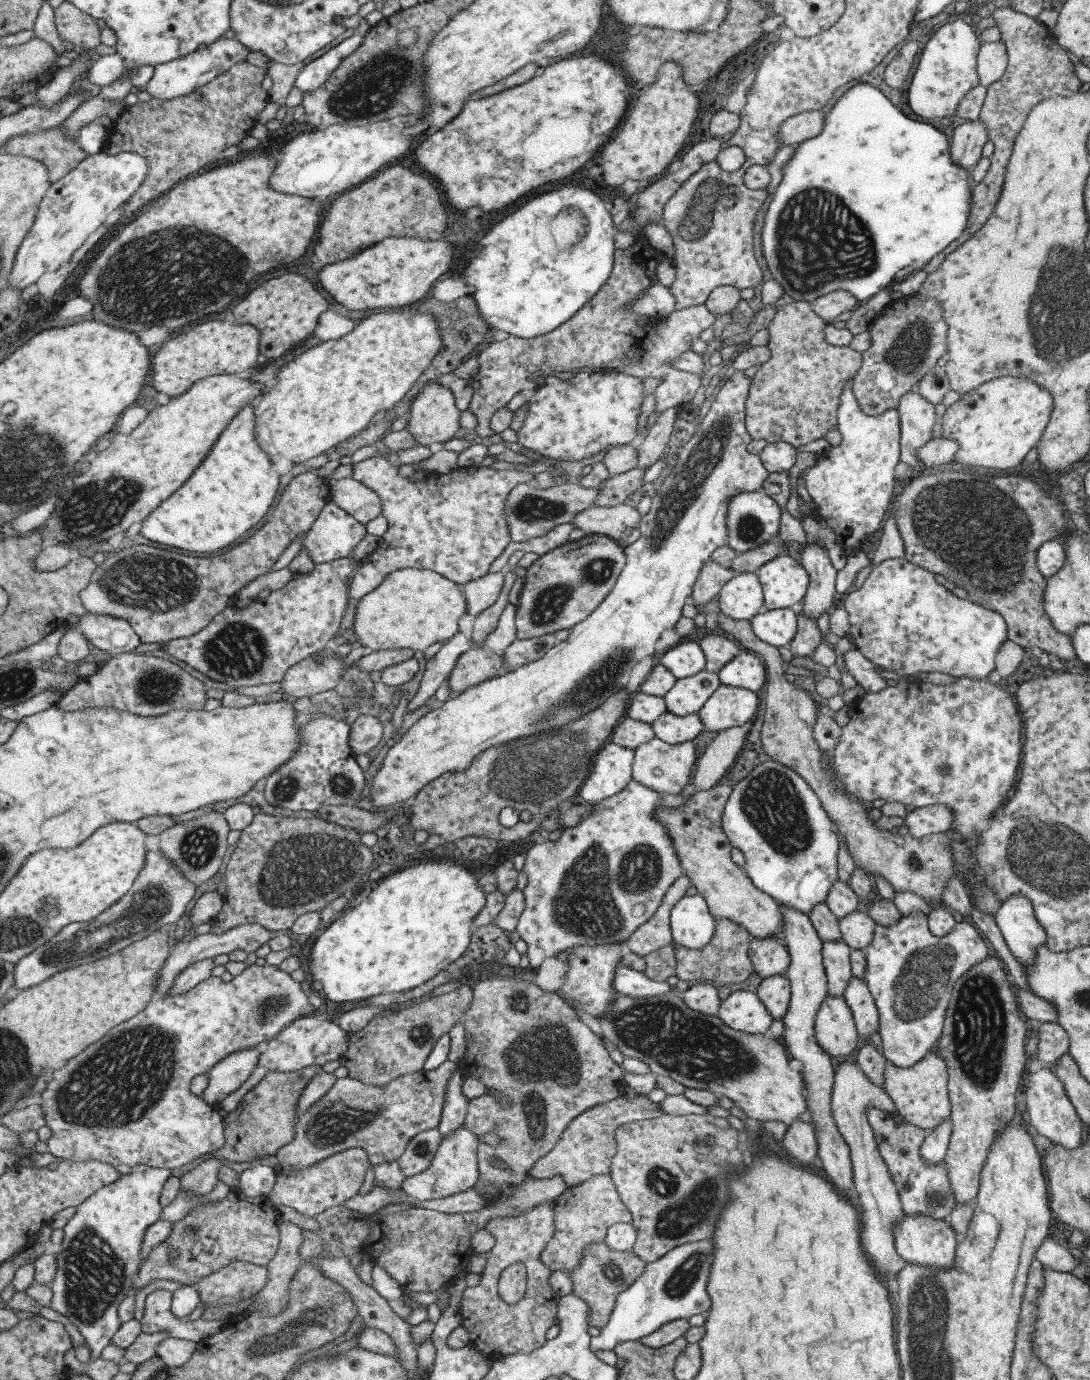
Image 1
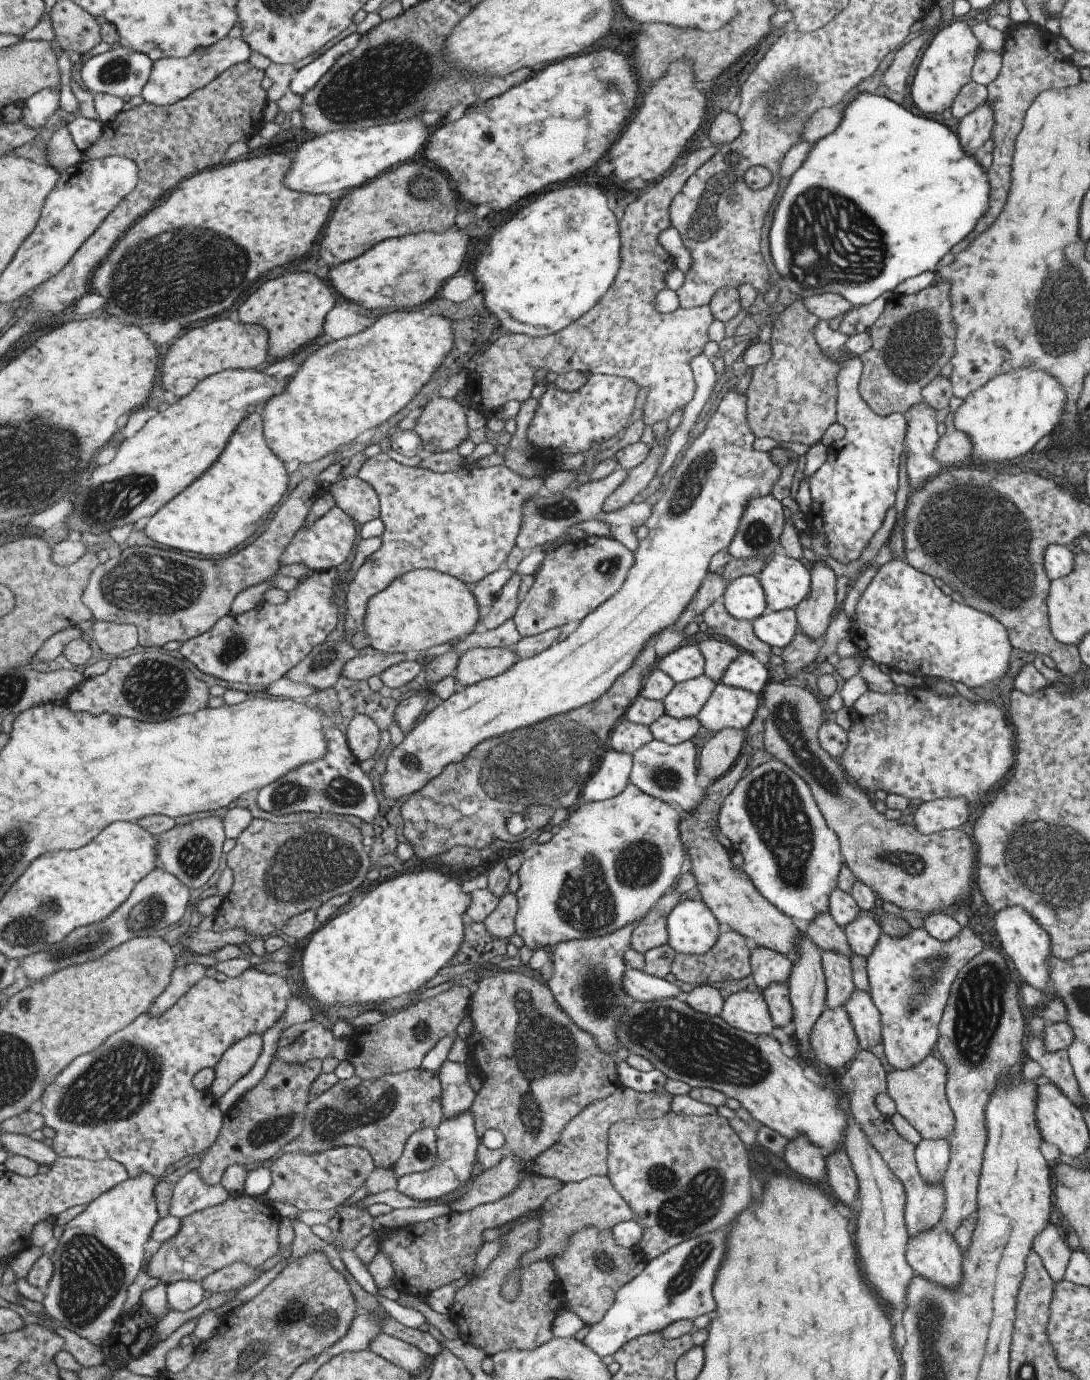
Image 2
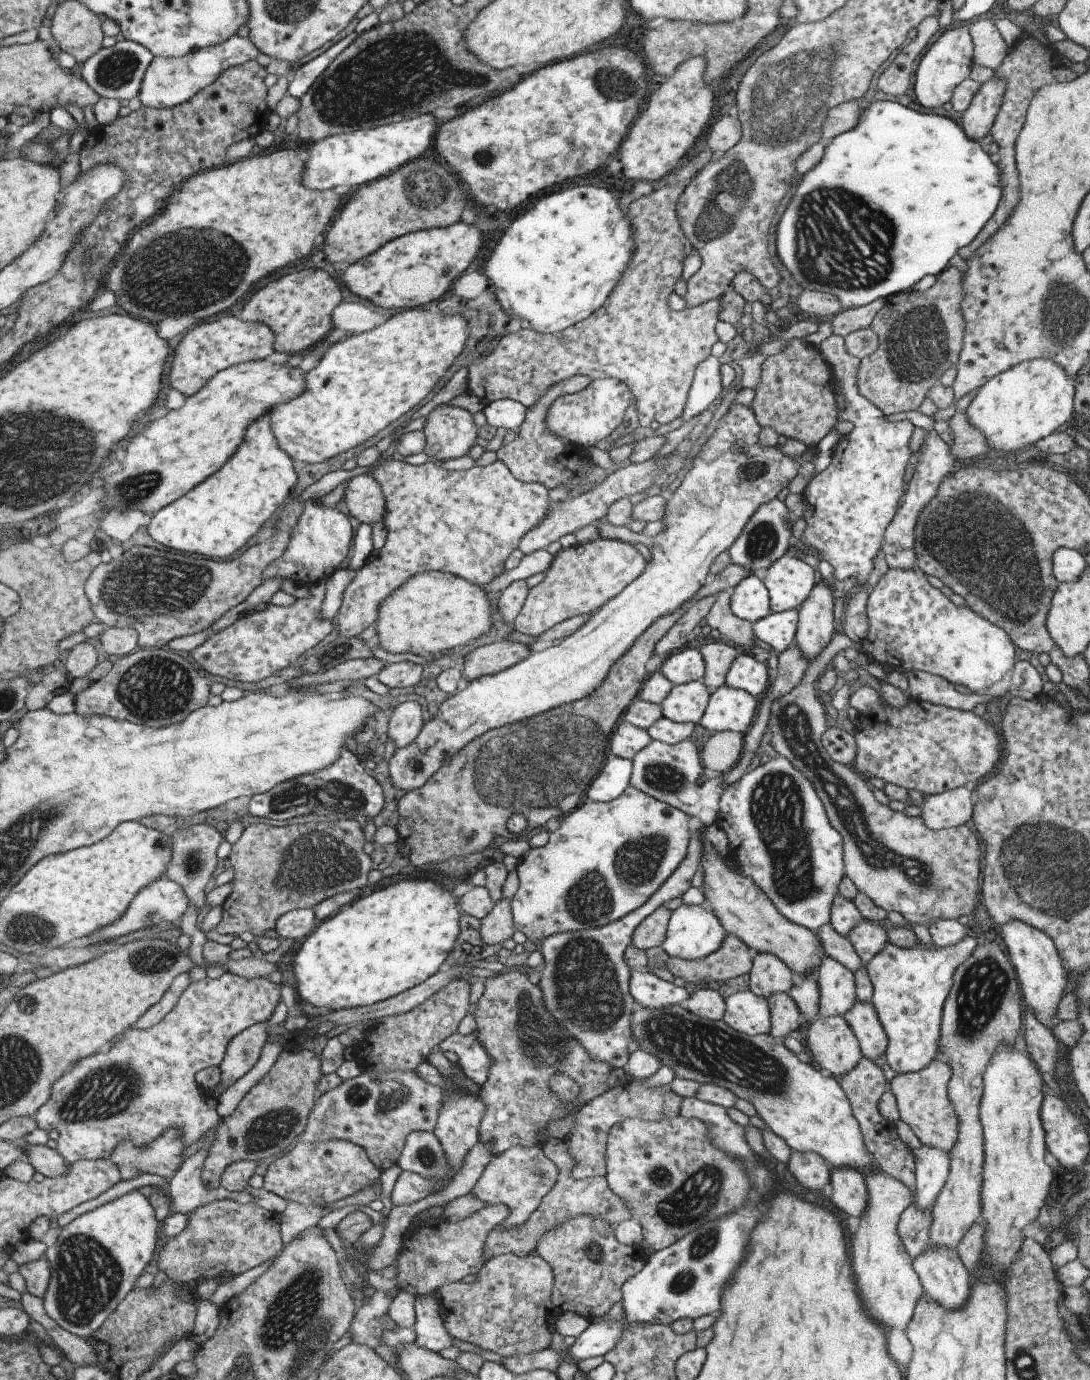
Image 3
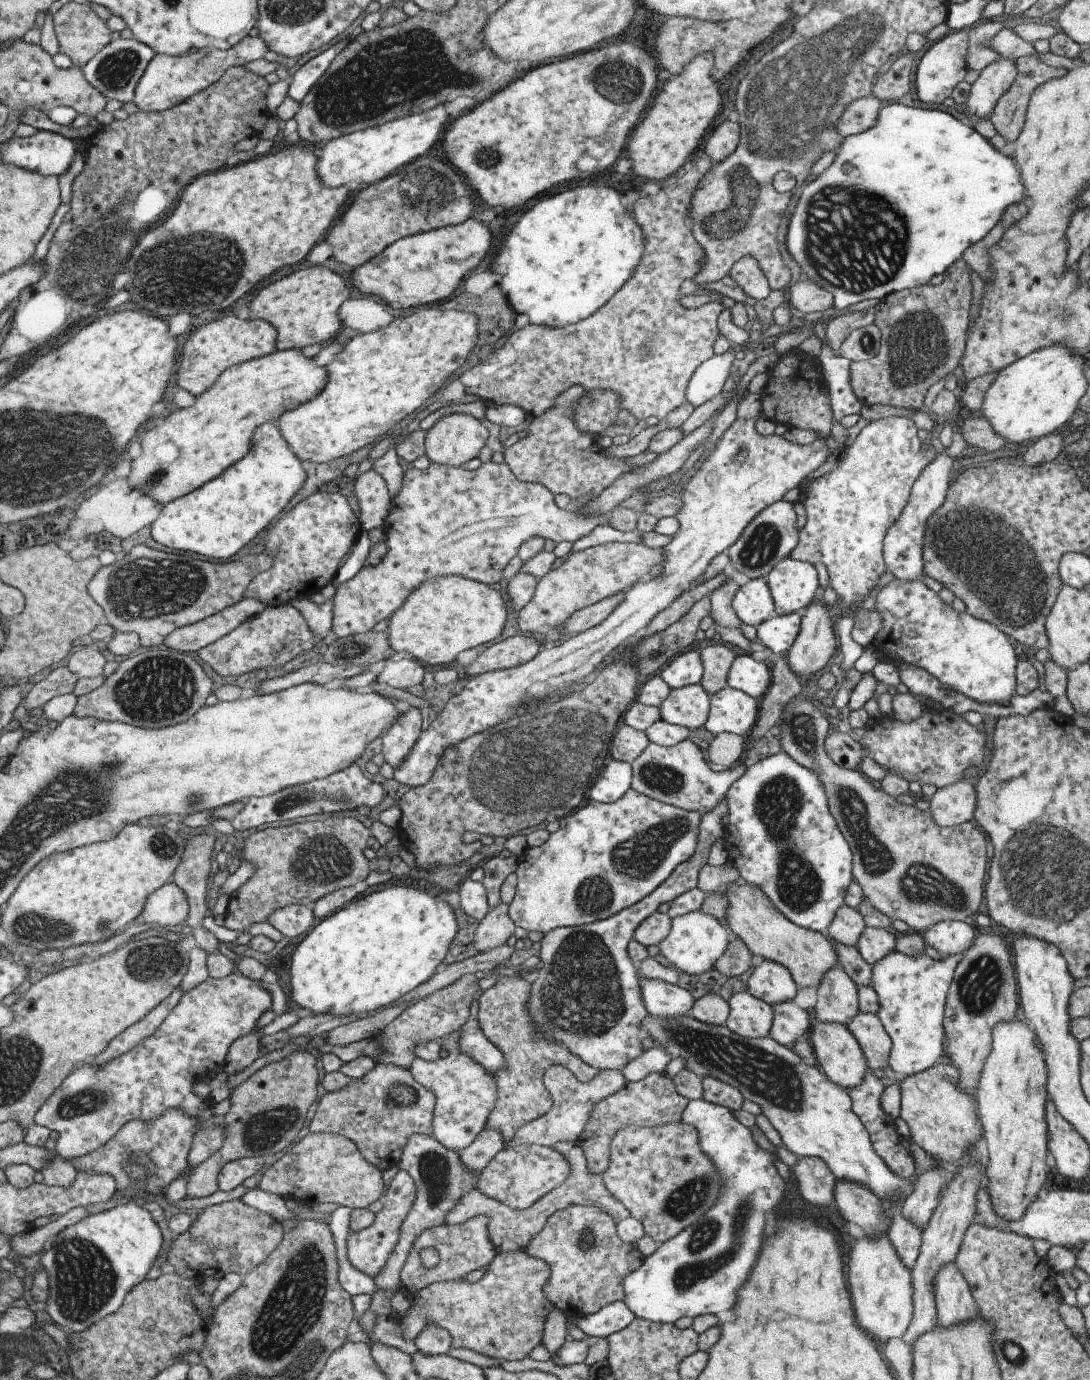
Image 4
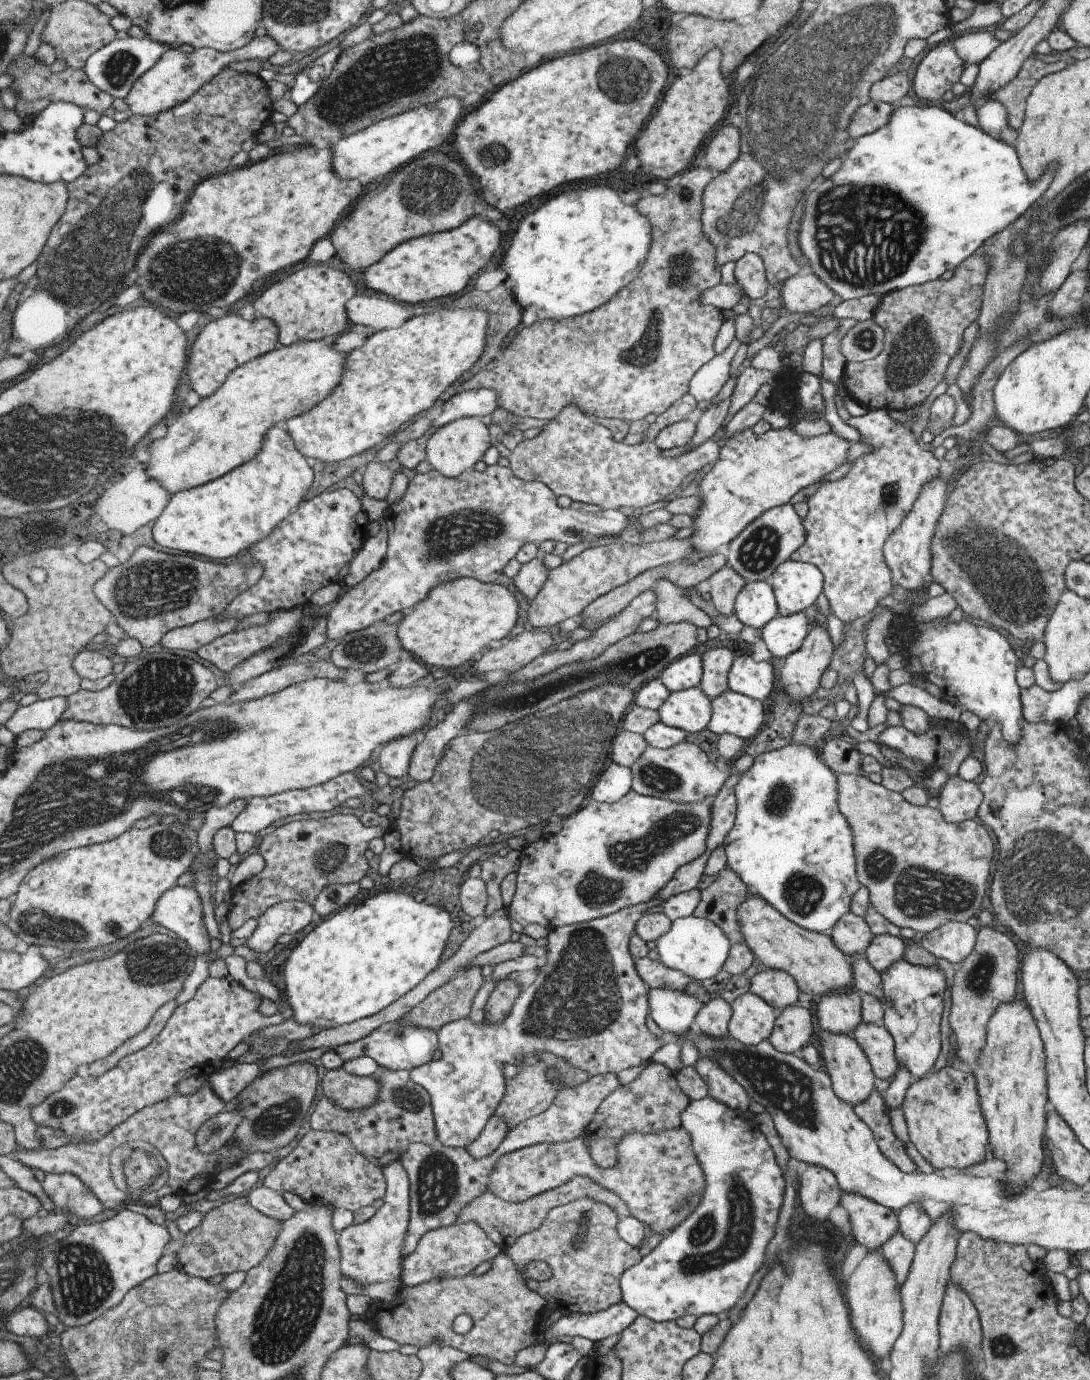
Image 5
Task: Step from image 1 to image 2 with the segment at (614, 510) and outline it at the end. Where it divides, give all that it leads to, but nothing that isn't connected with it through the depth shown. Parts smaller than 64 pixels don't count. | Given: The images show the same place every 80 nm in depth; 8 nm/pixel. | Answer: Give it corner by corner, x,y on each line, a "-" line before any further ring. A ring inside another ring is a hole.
639,502
637,504
629,503
625,508
619,508
611,514
605,514
601,511
596,520
601,520
609,526
609,534
613,536
614,540
621,542
627,550
633,552
637,550
639,544
636,536
631,533
631,528
638,528
643,525
645,520
651,514
651,505
646,502

